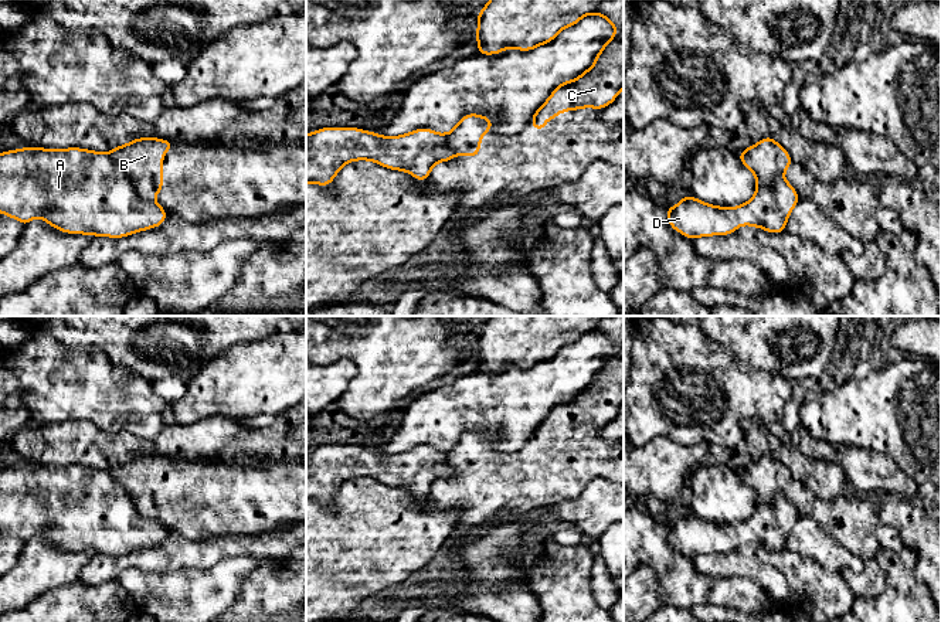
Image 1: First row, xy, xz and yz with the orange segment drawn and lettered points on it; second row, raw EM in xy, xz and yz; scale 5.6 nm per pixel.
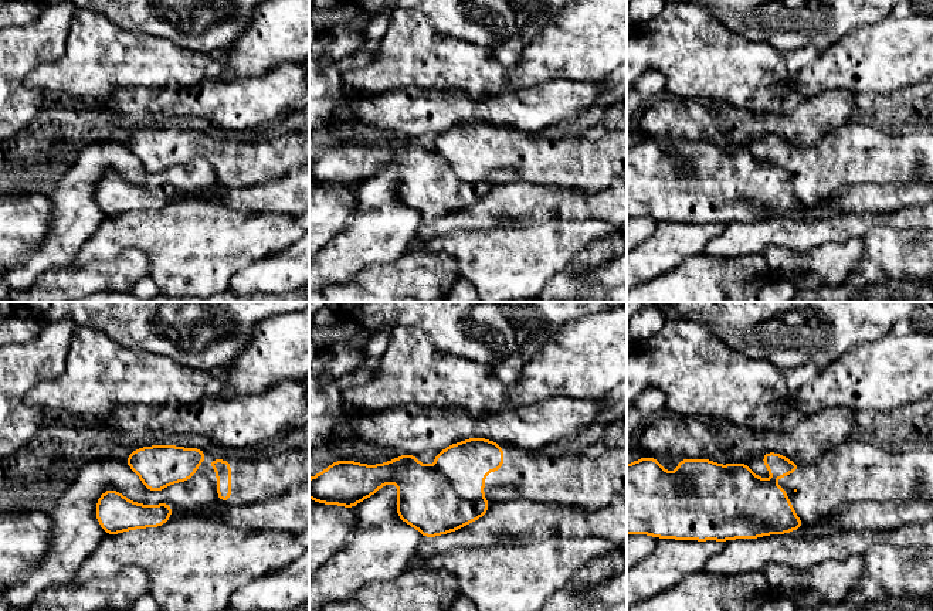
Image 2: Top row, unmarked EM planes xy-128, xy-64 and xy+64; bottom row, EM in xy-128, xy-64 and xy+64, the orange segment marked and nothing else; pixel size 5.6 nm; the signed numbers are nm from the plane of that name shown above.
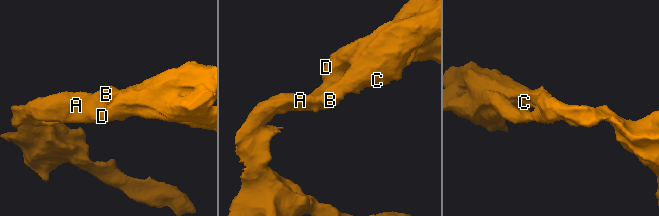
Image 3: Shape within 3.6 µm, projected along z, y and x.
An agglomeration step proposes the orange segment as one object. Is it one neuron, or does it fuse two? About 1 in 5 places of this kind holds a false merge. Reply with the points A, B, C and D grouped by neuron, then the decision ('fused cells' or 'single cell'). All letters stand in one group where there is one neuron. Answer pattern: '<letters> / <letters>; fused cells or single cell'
A D / B C; fused cells

